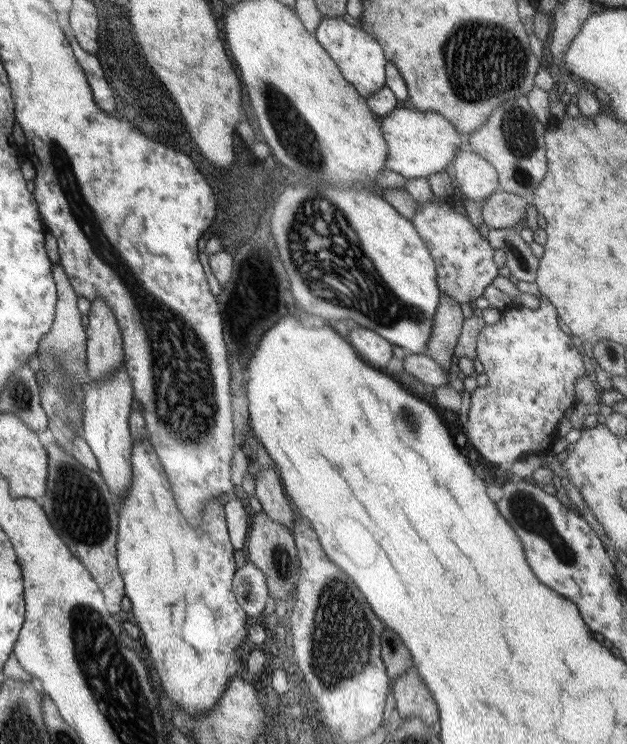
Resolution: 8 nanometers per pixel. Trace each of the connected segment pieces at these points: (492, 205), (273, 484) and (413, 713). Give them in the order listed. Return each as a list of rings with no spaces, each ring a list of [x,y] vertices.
[[[498,188],[481,204],[481,211],[484,222],[488,227],[495,229],[516,226],[518,222],[522,222],[522,218],[528,218],[528,199],[529,198],[516,196],[516,194],[506,192],[502,188]]]
[[[268,468],[257,474],[255,479],[255,495],[260,501],[262,511],[276,523],[292,530],[295,524],[294,512],[290,500],[284,494],[277,468]]]
[[[416,668],[399,676],[392,688],[394,688],[396,708],[403,719],[418,717],[428,728],[437,727],[439,712],[436,699],[428,691]]]

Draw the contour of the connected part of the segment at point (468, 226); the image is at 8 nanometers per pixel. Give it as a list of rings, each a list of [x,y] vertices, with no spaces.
[[[436,197],[436,201],[419,205],[411,221],[436,264],[436,280],[441,294],[450,296],[458,304],[482,296],[484,288],[498,276],[499,268],[493,261],[495,248],[486,237],[482,237],[468,217],[456,212],[454,199]]]

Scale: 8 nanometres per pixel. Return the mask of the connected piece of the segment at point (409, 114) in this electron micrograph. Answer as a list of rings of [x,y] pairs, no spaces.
[[[400,104],[389,115],[379,118],[379,124],[382,137],[388,144],[386,168],[407,179],[428,178],[434,173],[446,170],[456,157],[456,149],[468,141],[467,137],[456,132],[452,122],[448,122],[442,114],[418,112],[408,104]]]

